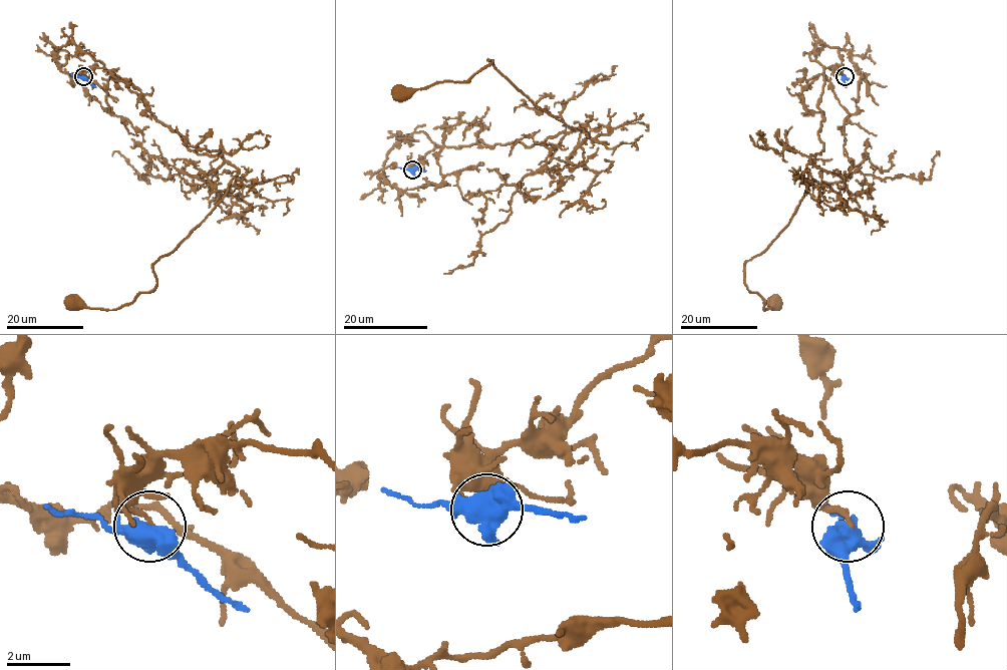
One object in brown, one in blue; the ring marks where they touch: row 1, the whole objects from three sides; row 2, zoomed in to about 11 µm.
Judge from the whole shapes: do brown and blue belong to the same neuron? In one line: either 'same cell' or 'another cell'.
another cell

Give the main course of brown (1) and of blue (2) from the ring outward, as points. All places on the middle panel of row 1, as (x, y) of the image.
1: (412, 170), (436, 147), (533, 146), (582, 128), (537, 107), (493, 60), (465, 81), (399, 96)
2: (412, 170), (426, 171)

